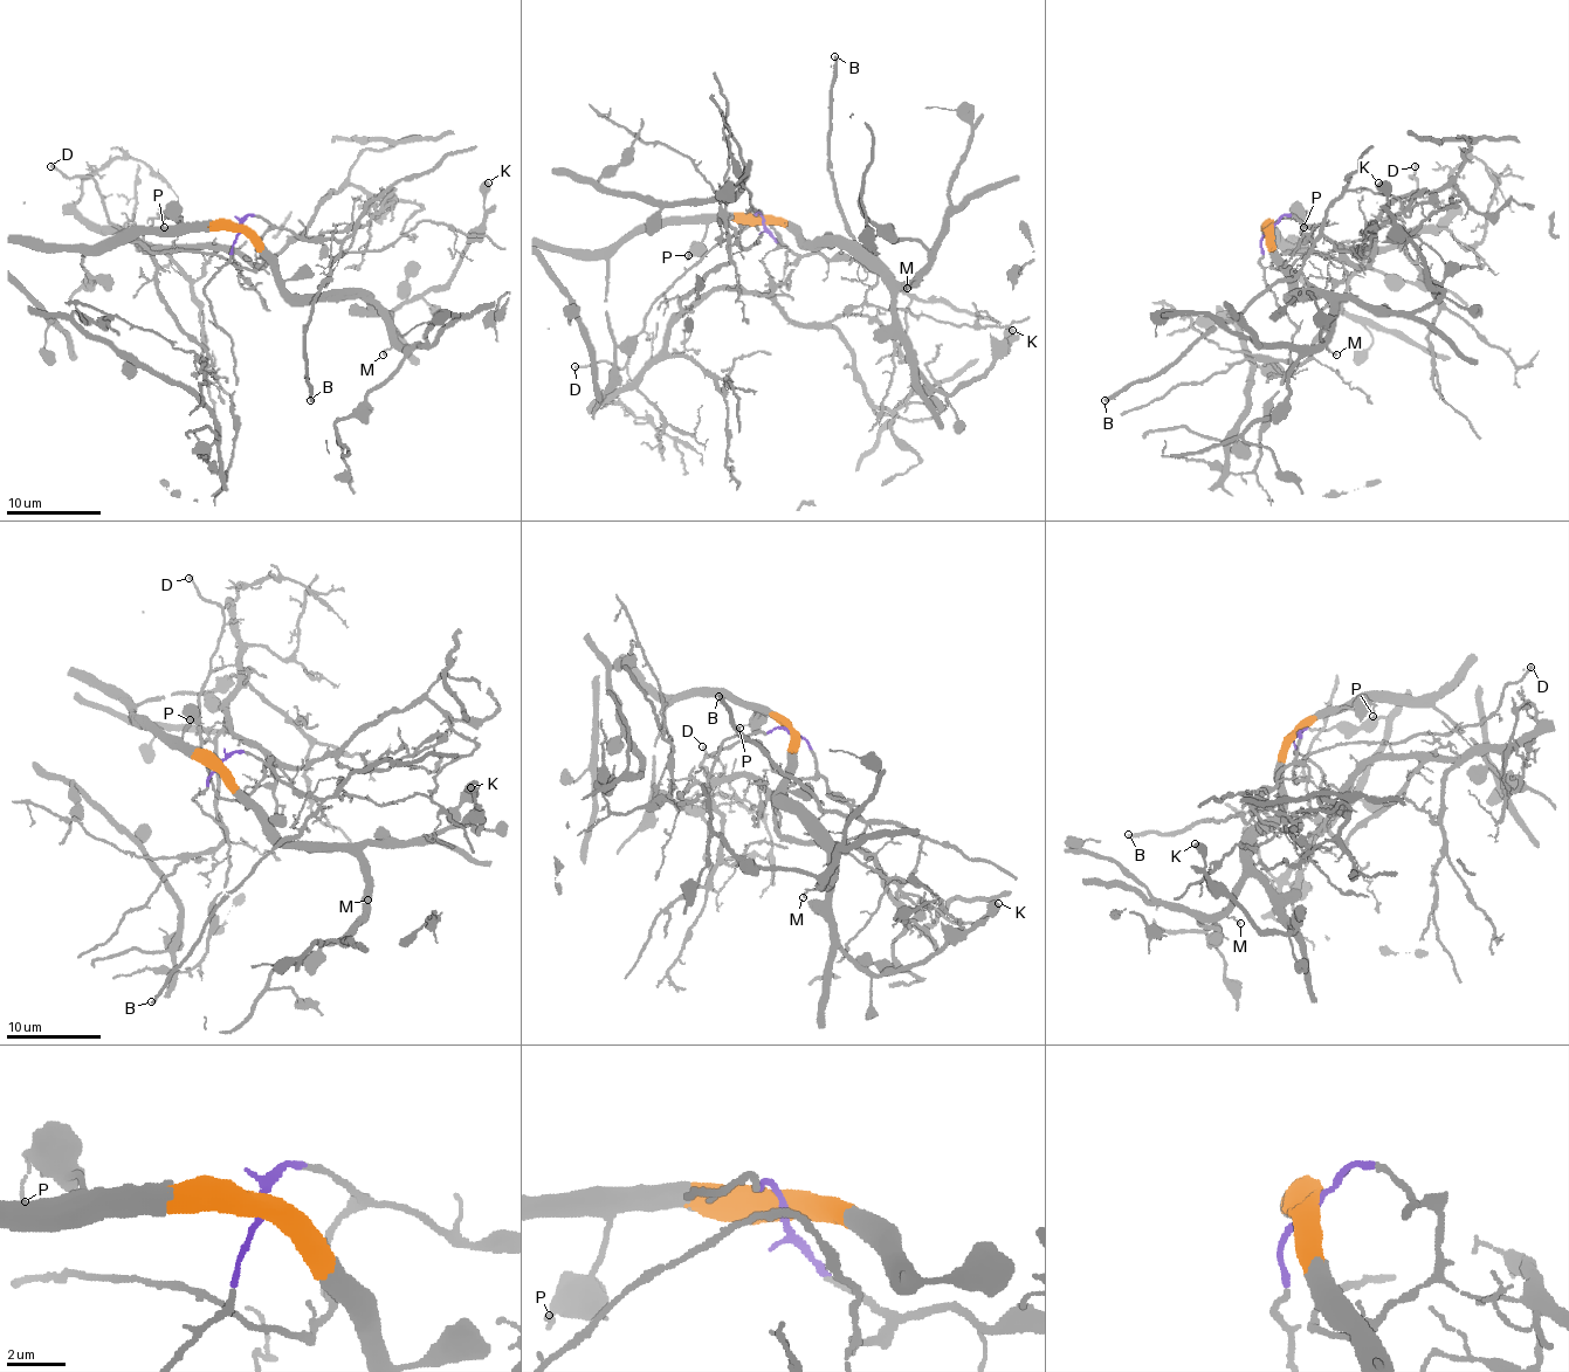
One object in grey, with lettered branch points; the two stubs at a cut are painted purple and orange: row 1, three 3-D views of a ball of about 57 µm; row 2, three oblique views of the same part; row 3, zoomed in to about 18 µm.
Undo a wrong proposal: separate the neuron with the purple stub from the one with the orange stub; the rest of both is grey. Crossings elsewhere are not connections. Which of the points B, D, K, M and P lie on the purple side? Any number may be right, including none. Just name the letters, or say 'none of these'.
B, D

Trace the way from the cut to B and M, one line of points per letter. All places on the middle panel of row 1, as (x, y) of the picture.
B: (763, 222), (796, 254), (865, 263), (852, 243), (828, 159), (833, 55)
M: (763, 220), (779, 220), (796, 236), (814, 243), (855, 243), (902, 282), (916, 280), (907, 289)

